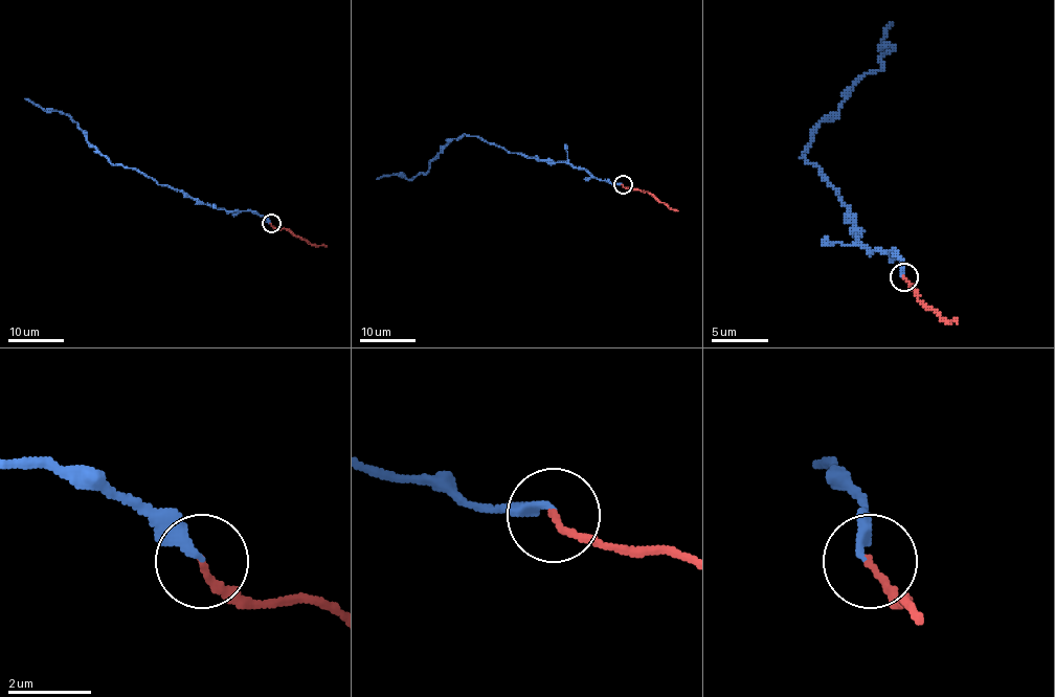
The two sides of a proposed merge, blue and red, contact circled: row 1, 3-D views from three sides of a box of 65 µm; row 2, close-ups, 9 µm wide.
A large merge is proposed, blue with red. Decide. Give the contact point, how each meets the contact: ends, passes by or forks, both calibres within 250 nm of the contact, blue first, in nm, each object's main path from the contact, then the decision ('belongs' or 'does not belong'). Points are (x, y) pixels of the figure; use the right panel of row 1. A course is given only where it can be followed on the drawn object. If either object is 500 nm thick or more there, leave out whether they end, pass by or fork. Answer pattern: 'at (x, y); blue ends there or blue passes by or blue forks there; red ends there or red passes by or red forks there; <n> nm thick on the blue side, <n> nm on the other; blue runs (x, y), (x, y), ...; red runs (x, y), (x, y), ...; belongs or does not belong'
at (904, 276); blue ends there; red ends there; 200 nm thick on the blue side, 150 nm on the other; blue runs (903, 275), (895, 250), (858, 242), (850, 211), (802, 155), (818, 124), (878, 70), (892, 22); red runs (903, 275), (920, 301), (940, 318), (957, 323); belongs

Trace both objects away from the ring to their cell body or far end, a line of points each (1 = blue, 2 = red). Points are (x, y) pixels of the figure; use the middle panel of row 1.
1: (623, 184), (464, 134), (426, 172), (410, 179), (376, 179)
2: (623, 184), (650, 193), (678, 210)

